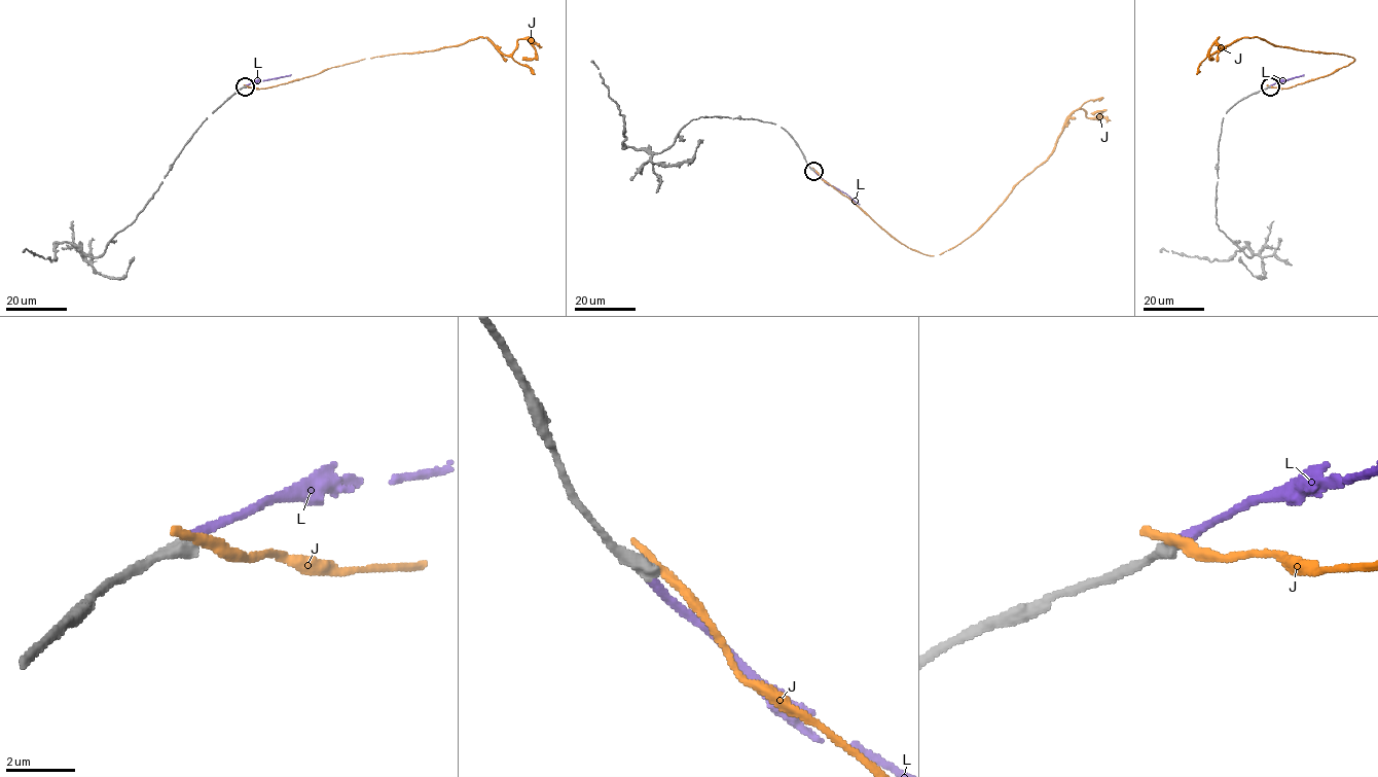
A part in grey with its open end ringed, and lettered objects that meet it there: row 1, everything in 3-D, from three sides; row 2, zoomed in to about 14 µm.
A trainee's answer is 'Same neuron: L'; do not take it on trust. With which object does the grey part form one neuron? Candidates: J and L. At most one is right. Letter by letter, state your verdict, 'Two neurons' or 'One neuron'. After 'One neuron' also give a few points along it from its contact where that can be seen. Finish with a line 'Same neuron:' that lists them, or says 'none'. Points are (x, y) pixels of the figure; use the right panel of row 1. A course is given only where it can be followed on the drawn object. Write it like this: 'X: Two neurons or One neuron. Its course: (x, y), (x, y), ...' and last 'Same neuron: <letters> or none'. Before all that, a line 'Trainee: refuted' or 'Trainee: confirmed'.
Trainee: confirmed
J: Two neurons
L: One neuron. Its course: (1270, 86), (1304, 74)
Same neuron: L

